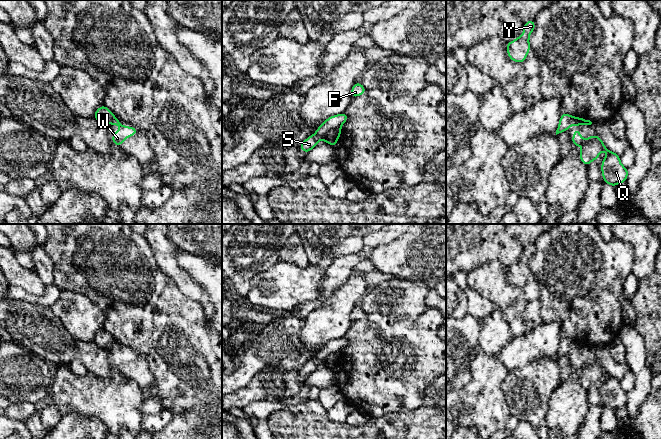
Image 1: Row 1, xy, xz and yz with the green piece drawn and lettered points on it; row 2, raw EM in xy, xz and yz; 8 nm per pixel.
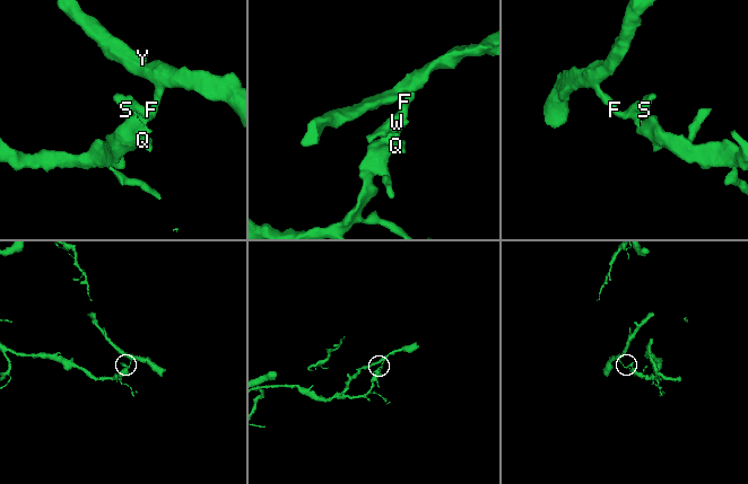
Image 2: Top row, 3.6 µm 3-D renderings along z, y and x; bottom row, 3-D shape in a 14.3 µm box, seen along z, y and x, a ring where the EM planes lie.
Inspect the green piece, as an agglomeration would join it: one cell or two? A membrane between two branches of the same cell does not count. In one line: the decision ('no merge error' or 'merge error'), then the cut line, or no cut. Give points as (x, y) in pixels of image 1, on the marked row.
merge error; cut xz (340, 126), (331, 130), (325, 140)

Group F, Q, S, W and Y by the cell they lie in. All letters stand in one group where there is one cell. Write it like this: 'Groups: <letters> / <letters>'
Groups: F S Y / Q W

